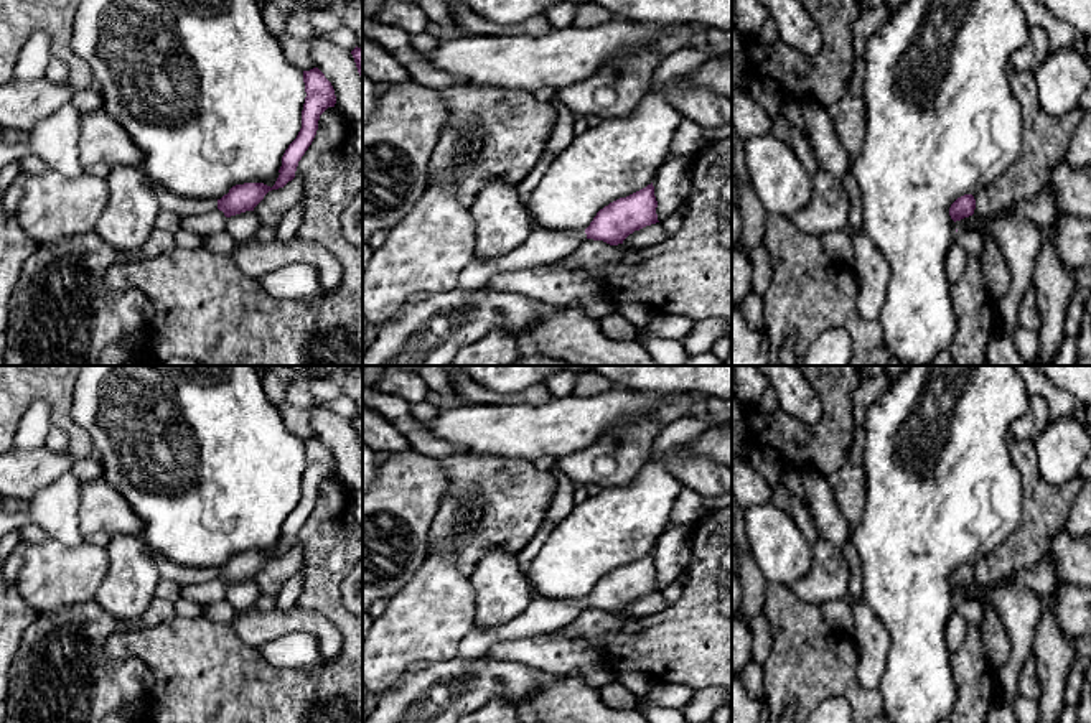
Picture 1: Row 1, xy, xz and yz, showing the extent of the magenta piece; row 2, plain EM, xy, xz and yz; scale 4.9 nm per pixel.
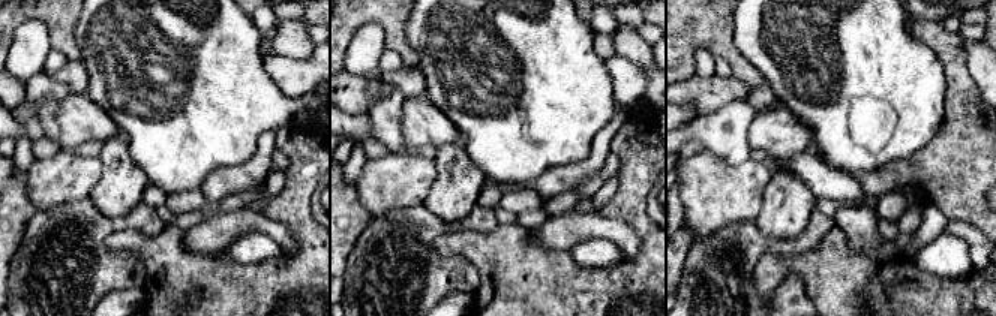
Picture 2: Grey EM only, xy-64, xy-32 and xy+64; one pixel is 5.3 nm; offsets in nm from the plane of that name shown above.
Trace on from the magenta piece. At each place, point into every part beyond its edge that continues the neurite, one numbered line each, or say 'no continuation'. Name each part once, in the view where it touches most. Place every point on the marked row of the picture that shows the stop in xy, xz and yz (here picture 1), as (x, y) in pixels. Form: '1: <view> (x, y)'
1: xy (183, 208)

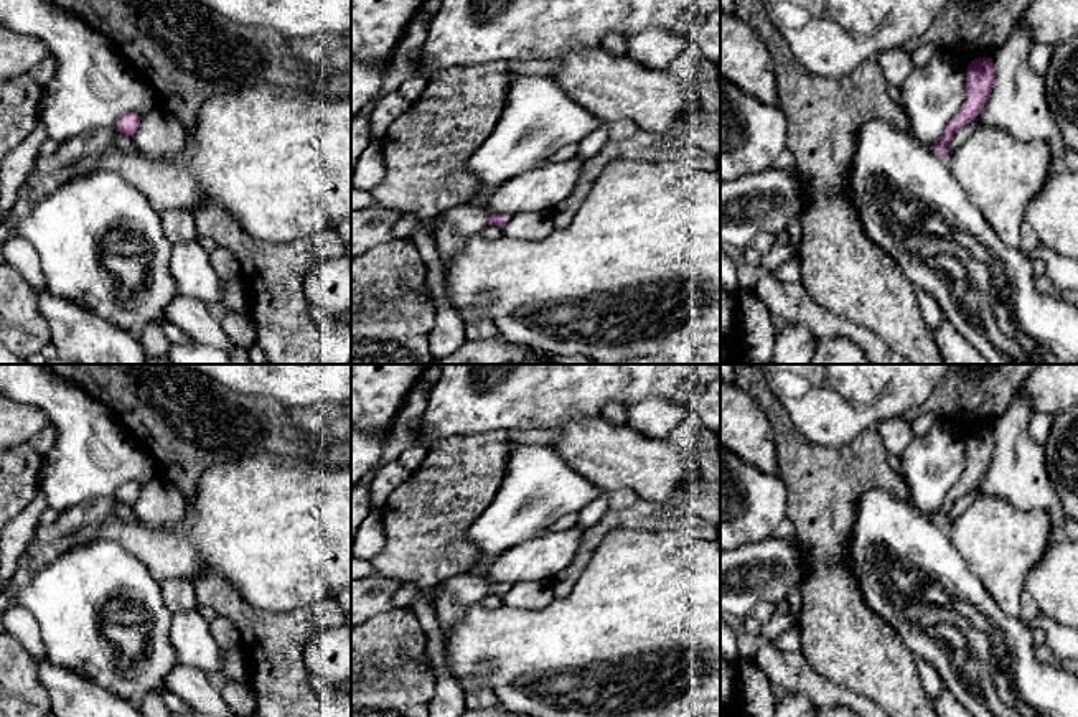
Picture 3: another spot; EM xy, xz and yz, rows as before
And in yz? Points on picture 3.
no continuation

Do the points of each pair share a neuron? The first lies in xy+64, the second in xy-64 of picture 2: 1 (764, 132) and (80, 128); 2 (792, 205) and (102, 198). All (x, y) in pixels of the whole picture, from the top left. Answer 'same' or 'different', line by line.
1: same
2: same

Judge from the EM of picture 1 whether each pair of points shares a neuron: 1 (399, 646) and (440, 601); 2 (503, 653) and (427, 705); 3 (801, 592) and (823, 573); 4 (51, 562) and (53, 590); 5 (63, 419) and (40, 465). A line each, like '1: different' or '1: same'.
1: same
2: different
3: same
4: same
5: different

